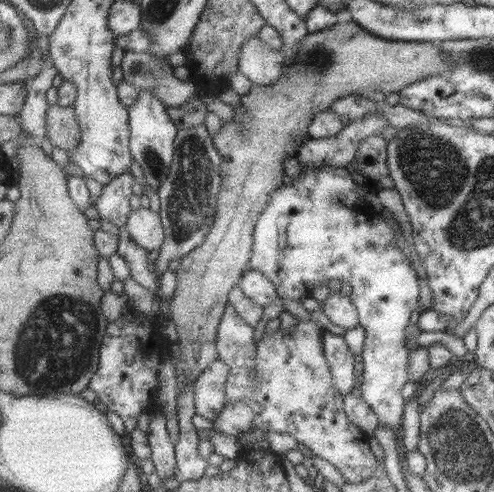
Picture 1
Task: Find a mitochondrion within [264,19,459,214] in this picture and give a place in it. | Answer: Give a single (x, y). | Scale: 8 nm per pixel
(319, 58)

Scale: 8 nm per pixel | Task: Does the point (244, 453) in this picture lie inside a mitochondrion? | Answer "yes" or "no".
no

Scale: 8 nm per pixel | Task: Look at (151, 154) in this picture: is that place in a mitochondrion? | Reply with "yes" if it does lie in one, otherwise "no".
yes

